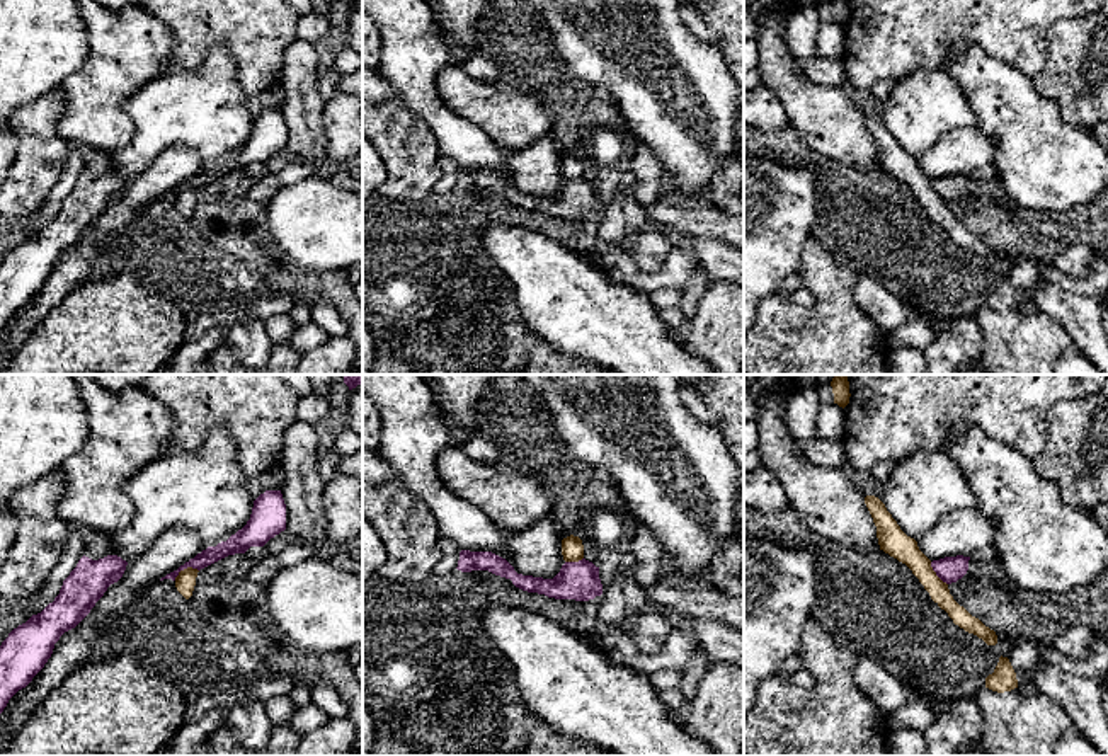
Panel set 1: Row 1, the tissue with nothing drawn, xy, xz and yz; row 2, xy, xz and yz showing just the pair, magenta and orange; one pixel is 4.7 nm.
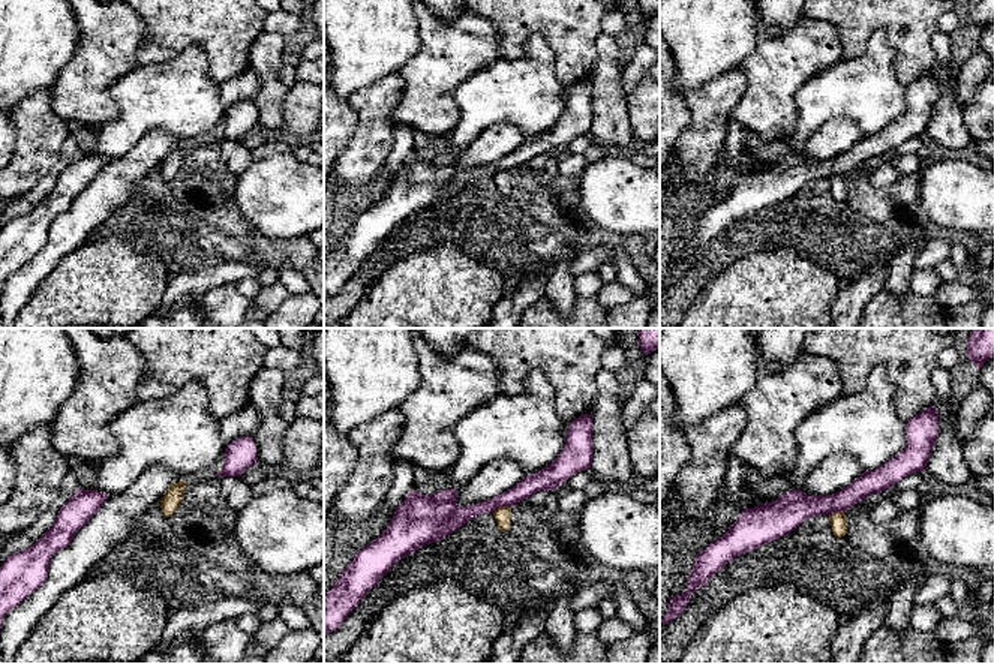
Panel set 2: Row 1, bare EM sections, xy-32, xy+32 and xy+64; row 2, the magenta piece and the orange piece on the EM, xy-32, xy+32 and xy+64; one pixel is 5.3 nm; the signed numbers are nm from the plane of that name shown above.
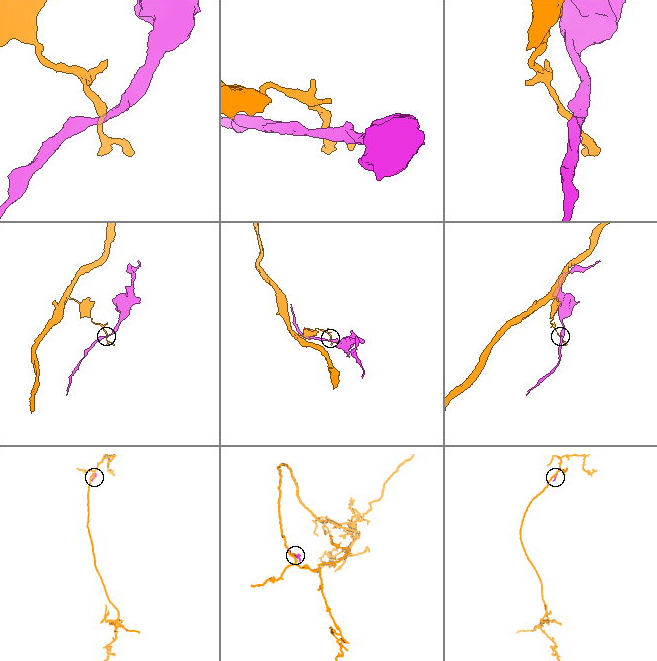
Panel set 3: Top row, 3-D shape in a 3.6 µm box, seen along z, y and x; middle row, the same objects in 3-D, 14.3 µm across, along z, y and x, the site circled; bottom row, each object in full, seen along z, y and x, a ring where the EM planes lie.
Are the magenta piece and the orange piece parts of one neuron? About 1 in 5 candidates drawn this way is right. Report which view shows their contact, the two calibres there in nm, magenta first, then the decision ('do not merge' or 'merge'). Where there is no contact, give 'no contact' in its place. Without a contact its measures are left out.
meets magenta in xy; 80 nm thick on the magenta side, 90 nm on the other; do not merge

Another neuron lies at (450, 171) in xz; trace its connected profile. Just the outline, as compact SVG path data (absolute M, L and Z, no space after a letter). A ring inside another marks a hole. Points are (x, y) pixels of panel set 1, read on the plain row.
M444 155L439 157L437 163L441 167L441 175L434 184L434 192L449 194L454 189L458 189L456 186L458 186L461 167L454 160Z

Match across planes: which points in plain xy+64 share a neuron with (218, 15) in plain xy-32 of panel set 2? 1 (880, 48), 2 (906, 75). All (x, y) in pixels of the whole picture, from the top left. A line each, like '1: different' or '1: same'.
1: different
2: same

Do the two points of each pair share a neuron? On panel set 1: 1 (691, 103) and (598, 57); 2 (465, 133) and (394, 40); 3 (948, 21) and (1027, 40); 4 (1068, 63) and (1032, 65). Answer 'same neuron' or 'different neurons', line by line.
1: same neuron
2: same neuron
3: same neuron
4: different neurons

